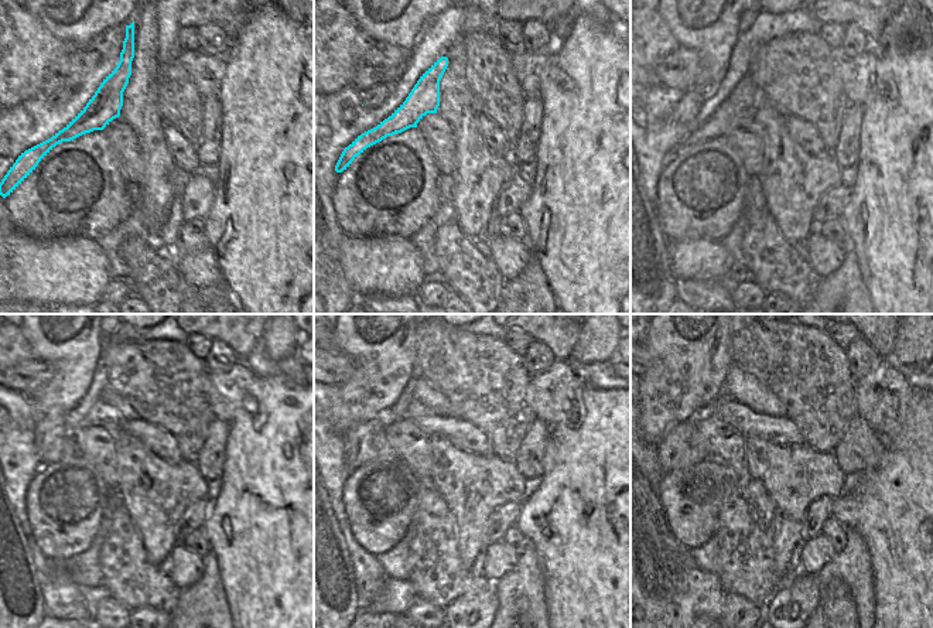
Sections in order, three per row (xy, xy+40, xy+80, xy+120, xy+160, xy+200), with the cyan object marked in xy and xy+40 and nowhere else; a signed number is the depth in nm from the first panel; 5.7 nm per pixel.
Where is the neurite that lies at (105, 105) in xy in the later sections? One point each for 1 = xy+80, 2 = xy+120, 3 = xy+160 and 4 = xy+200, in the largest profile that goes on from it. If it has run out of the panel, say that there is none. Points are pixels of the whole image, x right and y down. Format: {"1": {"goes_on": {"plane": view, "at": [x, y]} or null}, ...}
{"1": {"goes_on": {"plane": "xy+80", "at": [745, 96]}}, "2": {"goes_on": {"plane": "xy+120", "at": [54, 442]}}, "3": {"goes_on": {"plane": "xy+160", "at": [364, 443]}}, "4": {"goes_on": {"plane": "xy+200", "at": [679, 449]}}}

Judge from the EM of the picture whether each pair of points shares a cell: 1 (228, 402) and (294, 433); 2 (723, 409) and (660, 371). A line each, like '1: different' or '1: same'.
1: different
2: different

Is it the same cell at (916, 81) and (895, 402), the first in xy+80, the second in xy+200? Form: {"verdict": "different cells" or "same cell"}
{"verdict": "different cells"}

